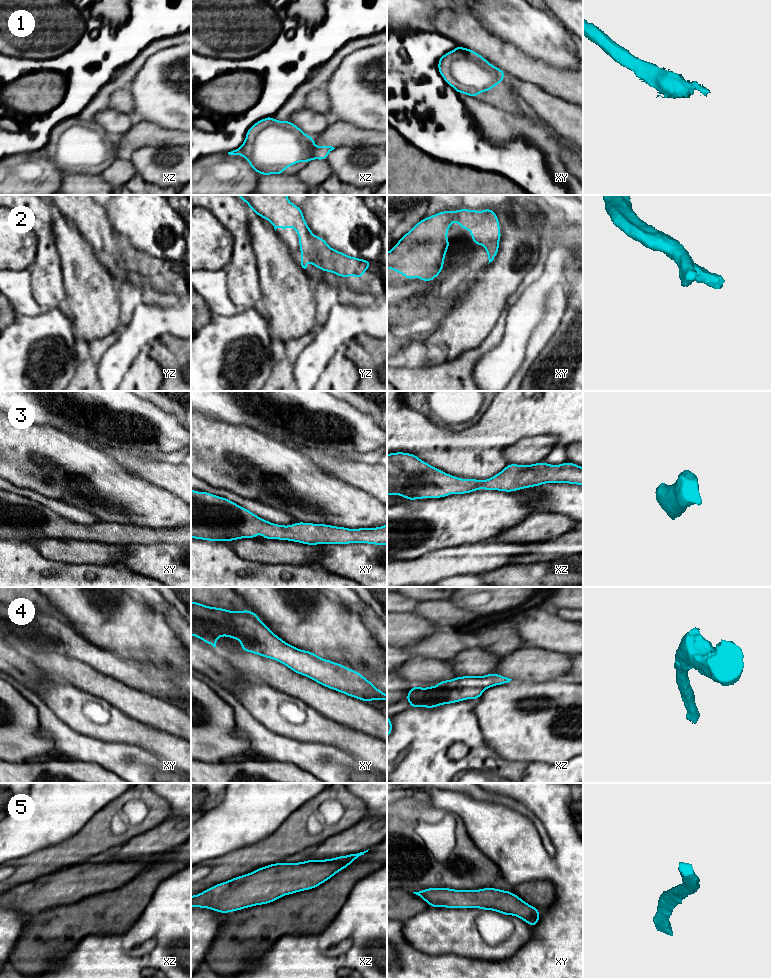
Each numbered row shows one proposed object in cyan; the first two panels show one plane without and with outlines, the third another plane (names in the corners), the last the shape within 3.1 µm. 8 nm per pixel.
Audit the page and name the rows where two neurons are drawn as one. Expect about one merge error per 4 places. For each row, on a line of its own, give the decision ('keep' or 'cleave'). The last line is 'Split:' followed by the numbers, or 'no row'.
1: keep
2: keep
3: keep
4: keep
5: keep
Split: no row

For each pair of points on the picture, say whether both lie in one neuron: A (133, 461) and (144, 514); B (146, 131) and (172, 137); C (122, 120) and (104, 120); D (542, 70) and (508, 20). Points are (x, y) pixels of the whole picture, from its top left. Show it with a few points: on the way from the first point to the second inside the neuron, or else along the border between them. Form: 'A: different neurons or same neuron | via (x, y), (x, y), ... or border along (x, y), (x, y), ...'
A: different neurons | border along (116, 462), (157, 486)
B: same neuron | via (152, 135), (166, 136)
C: same neuron | via (118, 120), (108, 120)
D: different neurons | border along (514, 45), (528, 56), (540, 59), (556, 67)

